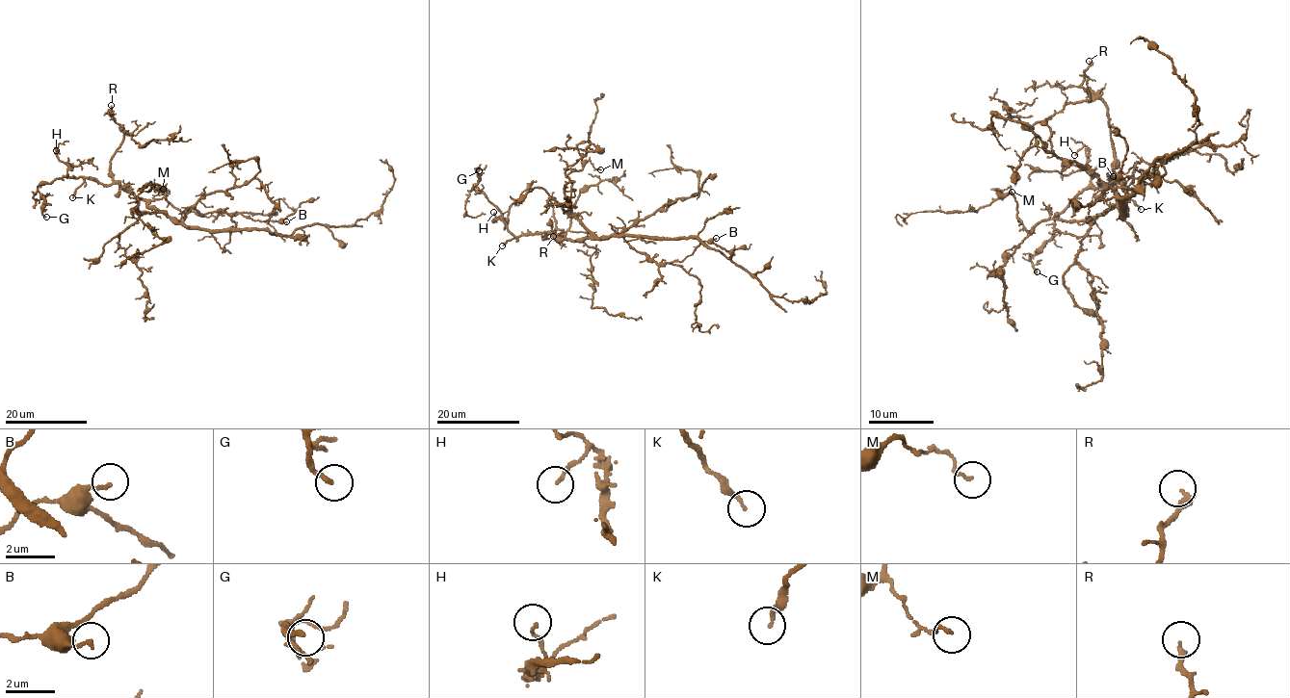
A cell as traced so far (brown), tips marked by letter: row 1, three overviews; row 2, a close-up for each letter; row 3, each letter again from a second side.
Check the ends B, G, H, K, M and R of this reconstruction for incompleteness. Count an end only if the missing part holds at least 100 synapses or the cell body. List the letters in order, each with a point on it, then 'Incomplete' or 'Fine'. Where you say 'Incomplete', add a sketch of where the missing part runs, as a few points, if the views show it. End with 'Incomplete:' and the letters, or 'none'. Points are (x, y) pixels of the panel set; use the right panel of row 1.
B: Place: (1113, 176). Fine
G: Place: (1037, 271). Fine
H: Place: (1074, 155). Fine
K: Place: (1141, 209). Fine
M: Place: (1012, 192). Fine
R: Place: (1089, 61). Fine
Incomplete: none

